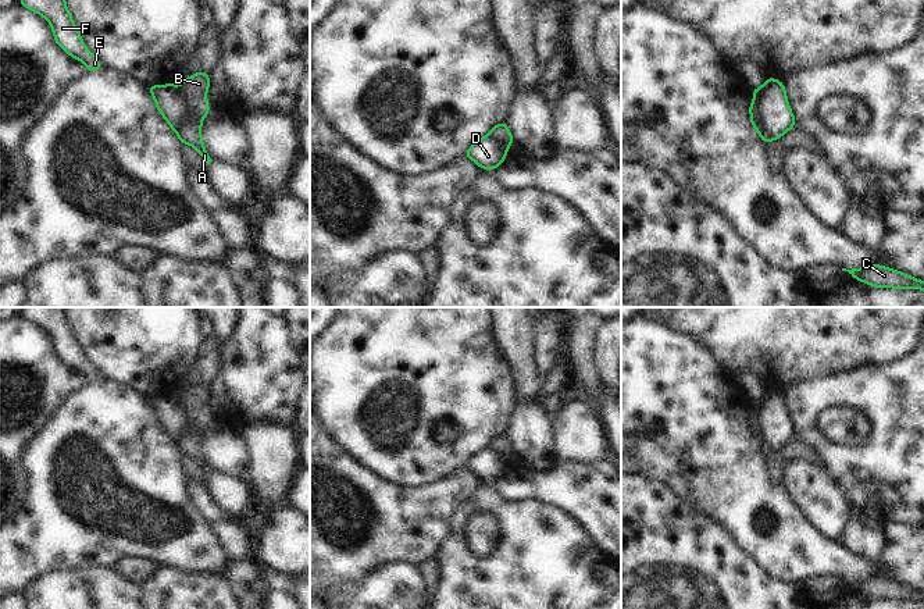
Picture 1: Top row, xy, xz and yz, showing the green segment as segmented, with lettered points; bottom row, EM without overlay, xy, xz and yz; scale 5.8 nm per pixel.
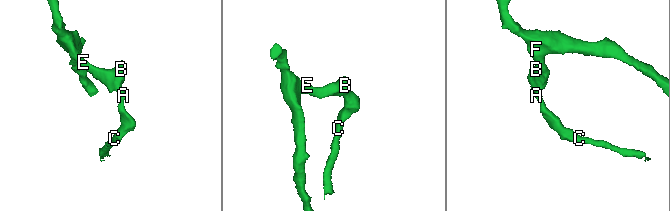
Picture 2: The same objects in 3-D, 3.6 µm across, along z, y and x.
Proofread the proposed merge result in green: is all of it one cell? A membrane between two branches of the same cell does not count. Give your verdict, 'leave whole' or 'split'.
split

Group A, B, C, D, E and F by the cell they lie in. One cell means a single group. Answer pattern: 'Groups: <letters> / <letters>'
Groups: A B C / D E F.

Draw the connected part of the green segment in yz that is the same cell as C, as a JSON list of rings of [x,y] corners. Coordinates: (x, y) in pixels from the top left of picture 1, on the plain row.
[[[868,576],[864,580],[842,580],[842,583],[848,583],[853,590],[875,599],[916,599],[924,602],[924,592],[878,576]]]

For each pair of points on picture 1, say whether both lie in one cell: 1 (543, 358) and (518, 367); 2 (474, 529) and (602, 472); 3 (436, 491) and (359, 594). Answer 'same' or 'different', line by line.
1: different
2: different
3: different

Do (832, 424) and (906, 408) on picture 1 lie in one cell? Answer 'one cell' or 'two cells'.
one cell

